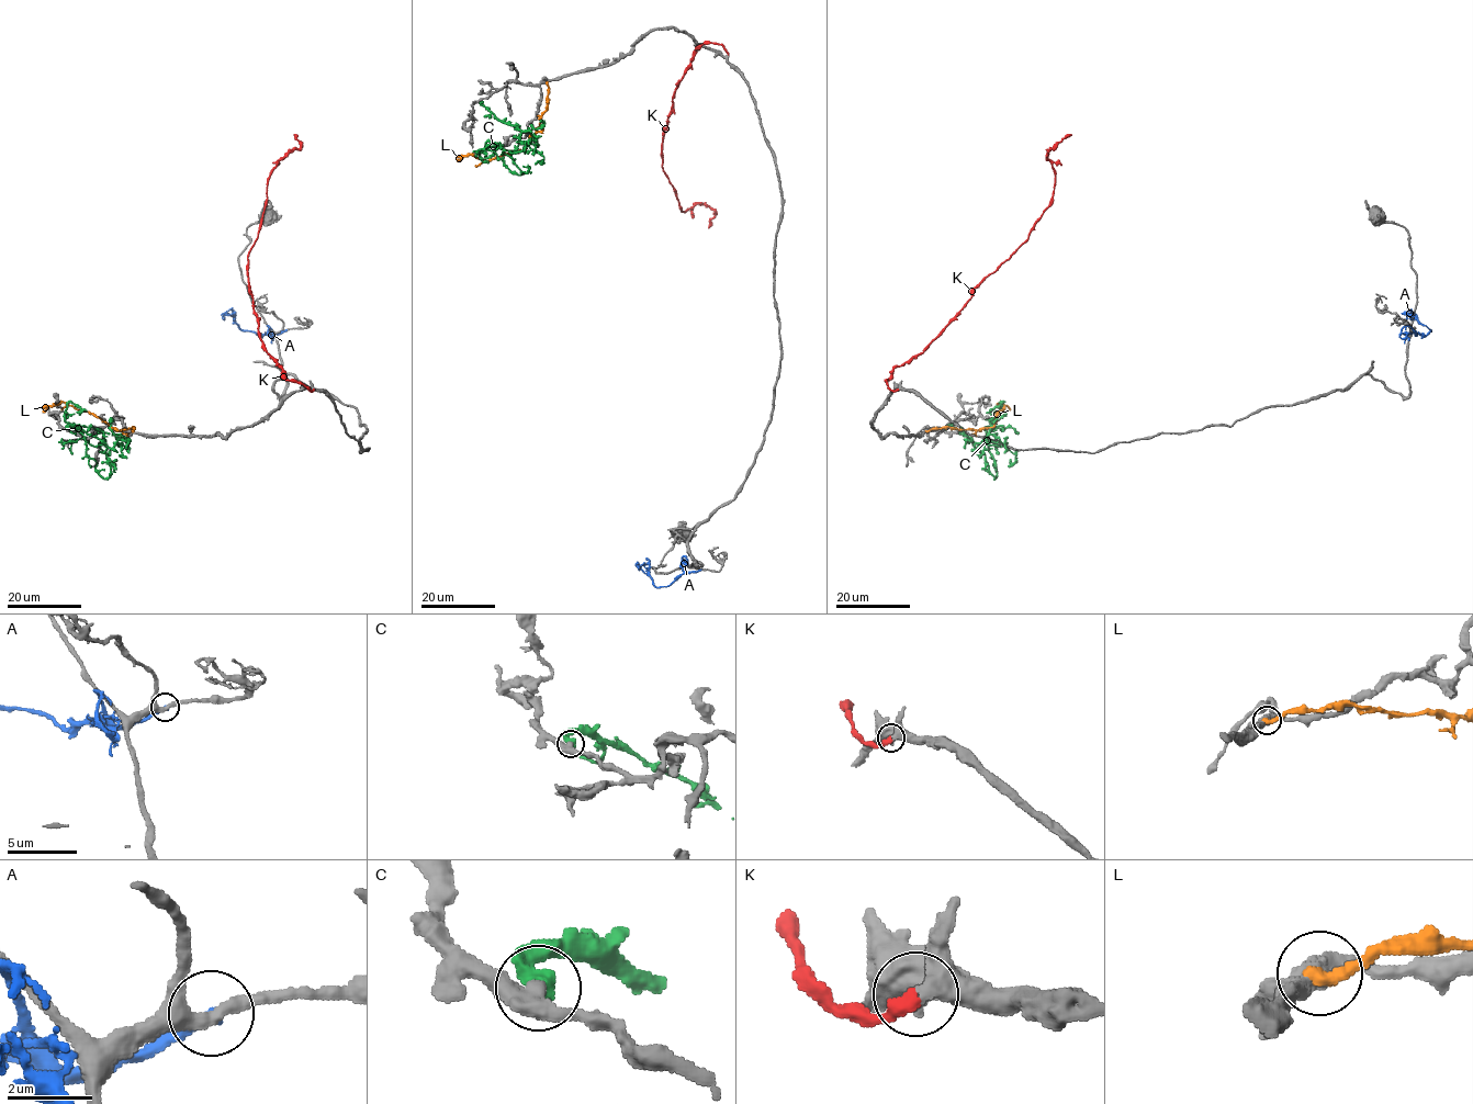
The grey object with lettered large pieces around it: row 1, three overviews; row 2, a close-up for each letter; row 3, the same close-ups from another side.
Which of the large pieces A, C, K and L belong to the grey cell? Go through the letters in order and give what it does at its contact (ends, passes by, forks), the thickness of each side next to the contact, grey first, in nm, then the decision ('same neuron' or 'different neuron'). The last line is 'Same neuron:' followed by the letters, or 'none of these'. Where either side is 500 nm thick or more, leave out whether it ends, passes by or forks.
A: it ends | 280/320 nm | different neuron
C: it ends | 420/400 nm | different neuron
K: it ends | 480/320 nm | same neuron
L: it ends | 440/400 nm | different neuron
Same neuron: K

